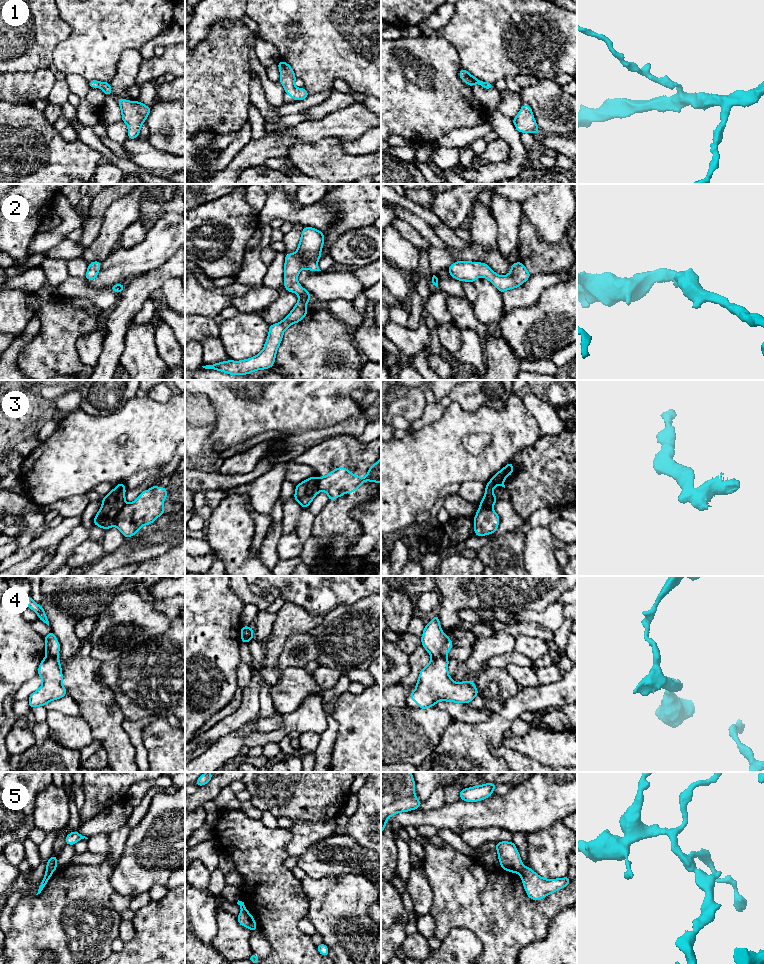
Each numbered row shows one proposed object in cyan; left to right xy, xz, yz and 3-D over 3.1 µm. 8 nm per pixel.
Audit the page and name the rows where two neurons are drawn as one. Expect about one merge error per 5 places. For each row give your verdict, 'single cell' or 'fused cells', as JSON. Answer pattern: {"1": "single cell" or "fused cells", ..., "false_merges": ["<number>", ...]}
{"1": "single cell", "2": "single cell", "3": "fused cells", "4": "fused cells", "5": "fused cells", "false_merges": ["3", "4", "5"]}

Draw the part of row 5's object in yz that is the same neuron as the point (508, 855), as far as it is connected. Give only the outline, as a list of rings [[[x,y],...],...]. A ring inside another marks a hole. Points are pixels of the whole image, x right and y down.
[[[502,841],[496,843],[495,849],[498,852],[501,868],[512,873],[520,874],[524,865],[522,864],[522,860],[515,844],[512,841]]]

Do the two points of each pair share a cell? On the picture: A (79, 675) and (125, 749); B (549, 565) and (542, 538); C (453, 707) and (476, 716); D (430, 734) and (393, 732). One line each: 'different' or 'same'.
A: same
B: same
C: same
D: same

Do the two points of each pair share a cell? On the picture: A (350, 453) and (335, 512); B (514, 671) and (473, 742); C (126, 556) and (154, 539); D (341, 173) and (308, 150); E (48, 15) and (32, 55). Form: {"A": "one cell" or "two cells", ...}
{"A": "one cell", "B": "two cells", "C": "one cell", "D": "one cell", "E": "one cell"}

